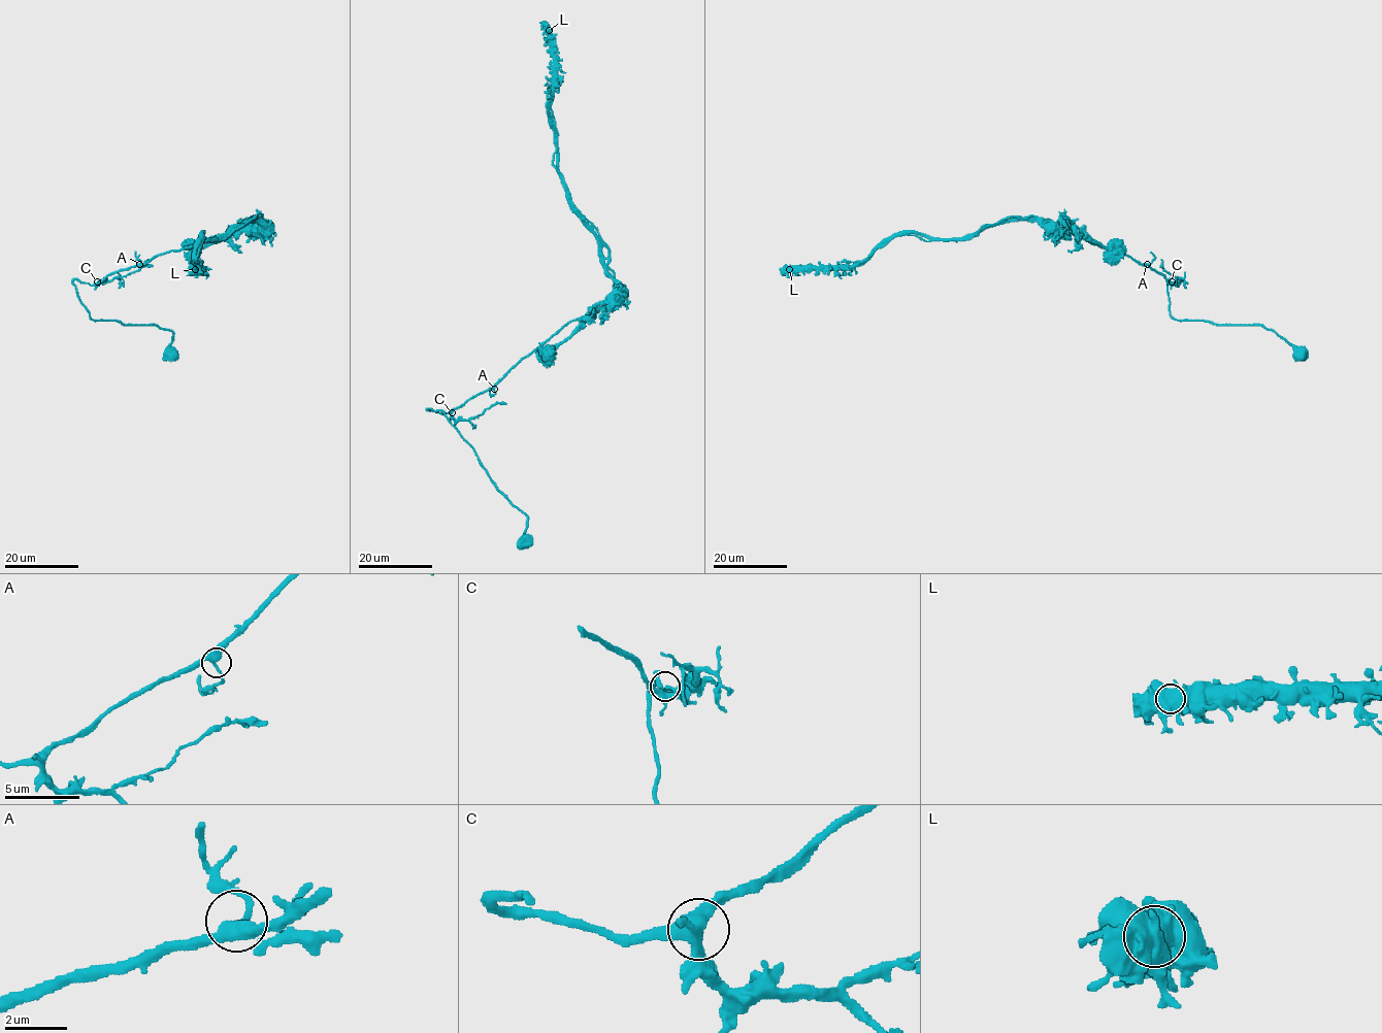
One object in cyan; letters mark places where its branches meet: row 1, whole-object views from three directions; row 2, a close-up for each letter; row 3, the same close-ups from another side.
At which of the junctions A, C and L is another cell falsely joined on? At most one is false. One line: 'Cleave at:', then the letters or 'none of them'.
Cleave at: L

